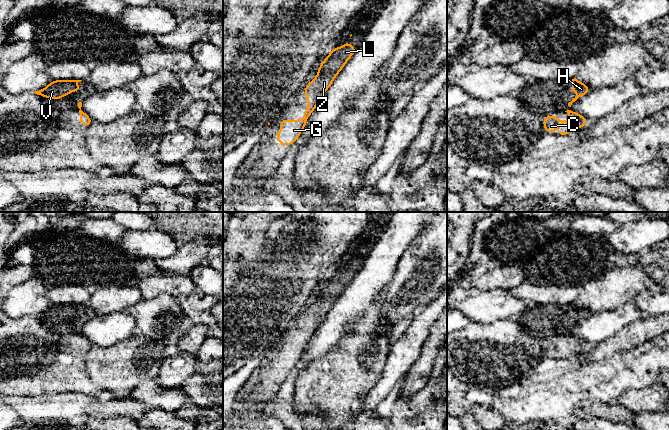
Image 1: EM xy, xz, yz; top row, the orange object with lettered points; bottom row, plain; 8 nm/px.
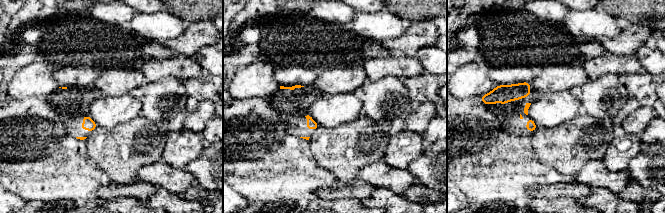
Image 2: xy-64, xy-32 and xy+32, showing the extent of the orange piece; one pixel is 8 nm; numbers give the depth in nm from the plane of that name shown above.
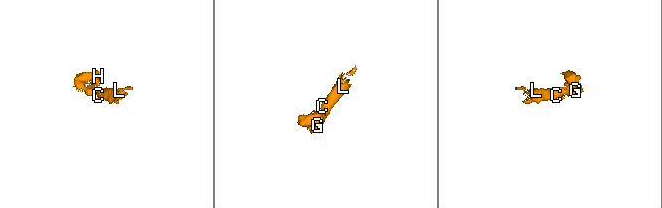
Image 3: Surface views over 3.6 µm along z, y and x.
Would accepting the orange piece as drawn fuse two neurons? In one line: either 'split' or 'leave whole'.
leave whole

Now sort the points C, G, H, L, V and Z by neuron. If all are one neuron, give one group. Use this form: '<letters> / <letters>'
C G H L V Z

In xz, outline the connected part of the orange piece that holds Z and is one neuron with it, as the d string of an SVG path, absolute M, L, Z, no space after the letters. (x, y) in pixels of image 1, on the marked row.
M345 41L341 47L334 48L319 66L316 78L307 84L304 93L308 99L308 109L304 112L303 120L281 120L281 130L275 134L276 139L287 146L296 141L305 127L308 117L318 105L323 94L330 87L336 75L344 67L348 59L355 53L356 48Z

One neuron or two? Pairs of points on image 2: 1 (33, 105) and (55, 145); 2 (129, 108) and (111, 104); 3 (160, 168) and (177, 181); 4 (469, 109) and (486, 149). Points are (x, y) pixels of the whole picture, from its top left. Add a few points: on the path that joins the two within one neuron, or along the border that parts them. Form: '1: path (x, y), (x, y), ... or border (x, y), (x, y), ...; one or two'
1: path (33, 115), (33, 123), (45, 135); one
2: path (125, 108), (115, 108); one
3: path (164, 172), (173, 179); one
4: path (469, 119), (484, 139); one

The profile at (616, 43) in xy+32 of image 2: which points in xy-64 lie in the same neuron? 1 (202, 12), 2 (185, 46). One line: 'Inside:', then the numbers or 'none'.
Inside: 2

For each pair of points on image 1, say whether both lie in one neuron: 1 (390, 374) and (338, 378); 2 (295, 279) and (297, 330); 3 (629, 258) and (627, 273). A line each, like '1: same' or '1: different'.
1: different
2: same
3: different

